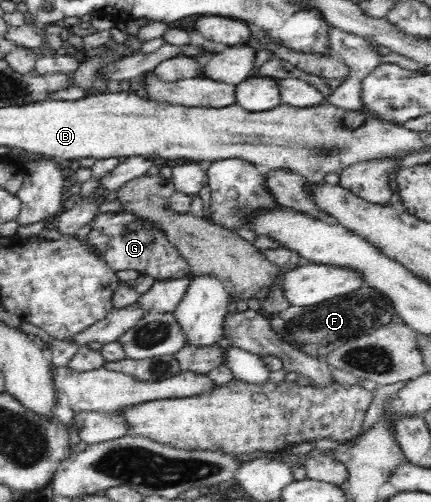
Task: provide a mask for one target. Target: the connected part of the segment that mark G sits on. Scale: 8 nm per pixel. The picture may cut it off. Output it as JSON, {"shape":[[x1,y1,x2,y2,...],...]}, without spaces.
{"shape":[[131,210,99,213,92,221,90,232,83,237,87,240,88,251,102,257,115,272,120,270,138,271,141,275,155,280,171,280,188,275,191,265,168,240,159,225,146,221]]}

